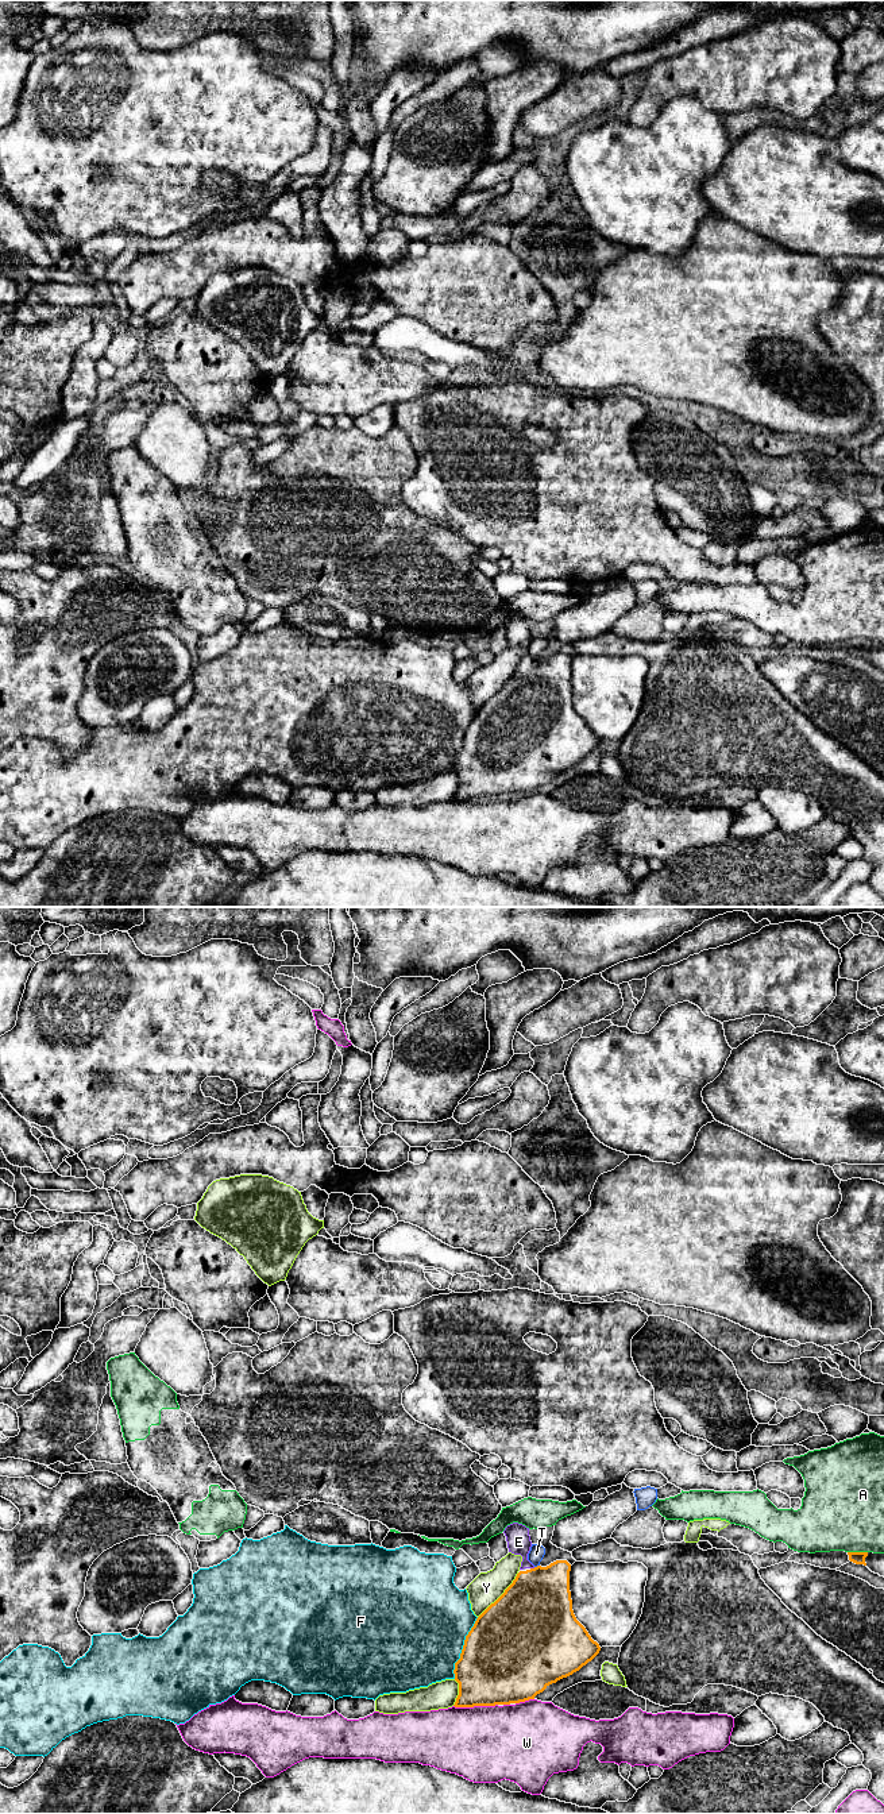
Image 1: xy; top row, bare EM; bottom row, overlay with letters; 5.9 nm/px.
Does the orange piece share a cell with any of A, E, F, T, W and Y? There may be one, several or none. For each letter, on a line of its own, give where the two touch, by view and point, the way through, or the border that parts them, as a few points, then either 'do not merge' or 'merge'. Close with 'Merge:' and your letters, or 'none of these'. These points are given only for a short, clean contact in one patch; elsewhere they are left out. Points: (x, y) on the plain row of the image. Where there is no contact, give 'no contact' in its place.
A: xy (857, 645) | do not merge
E: xy (532, 662) | across xy (536, 703), (536, 667), (532, 662), (525, 655), (518, 635) | merge
F: xy (463, 741) | do not merge
T: xy (537, 659) | do not merge
W: xy (475, 798) | do not merge
Y: xy (501, 689) | do not merge
Merge: E

